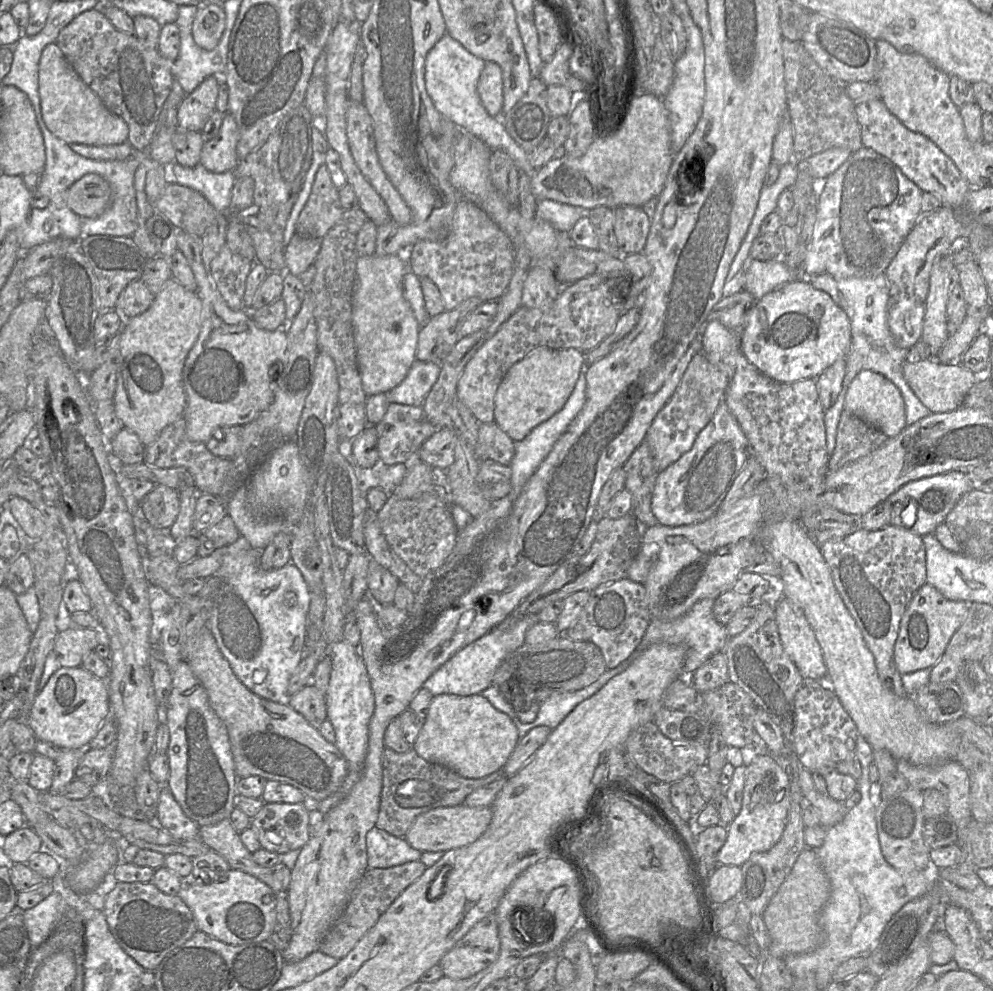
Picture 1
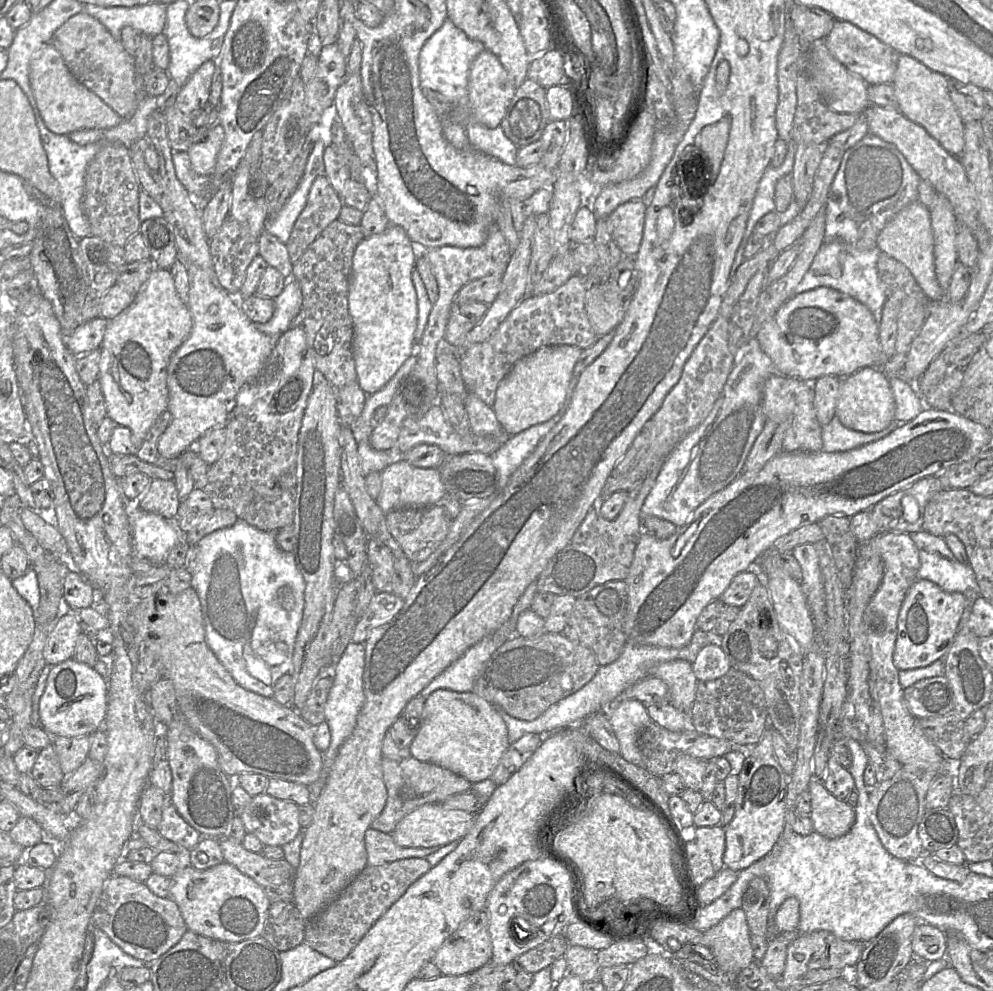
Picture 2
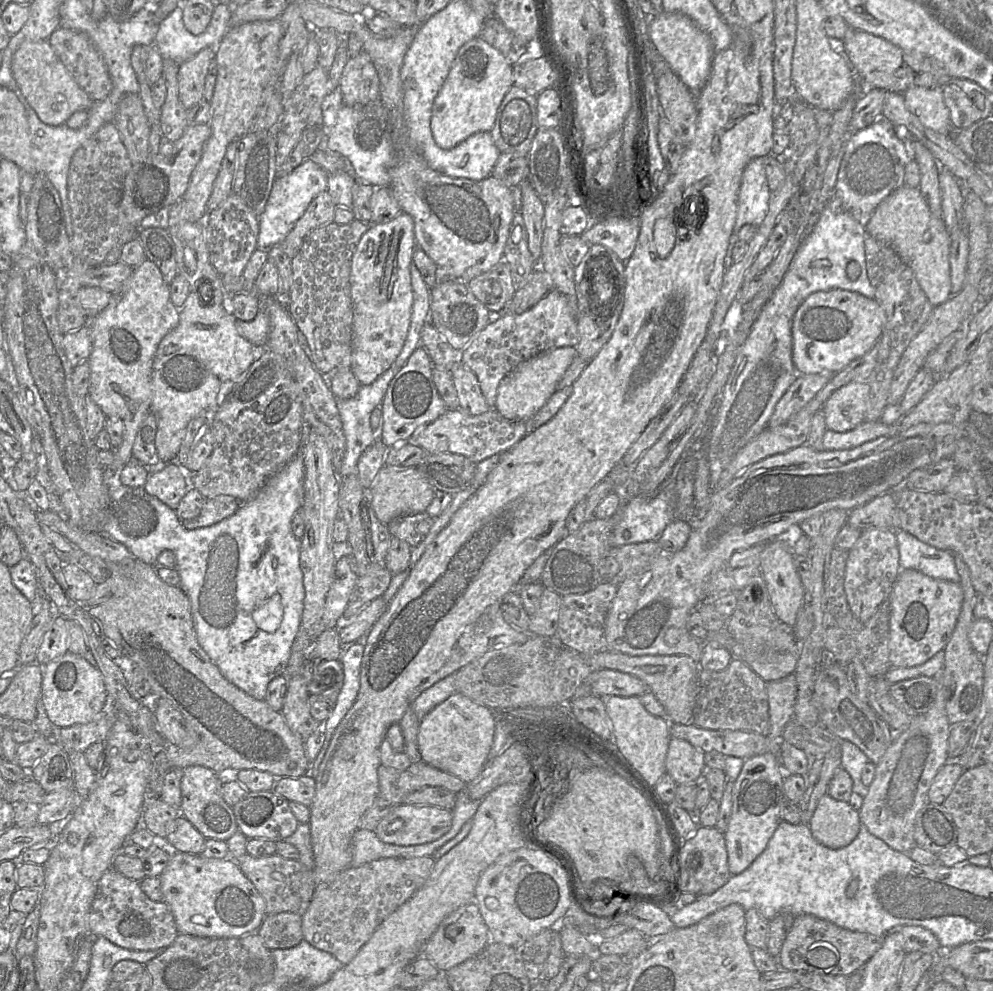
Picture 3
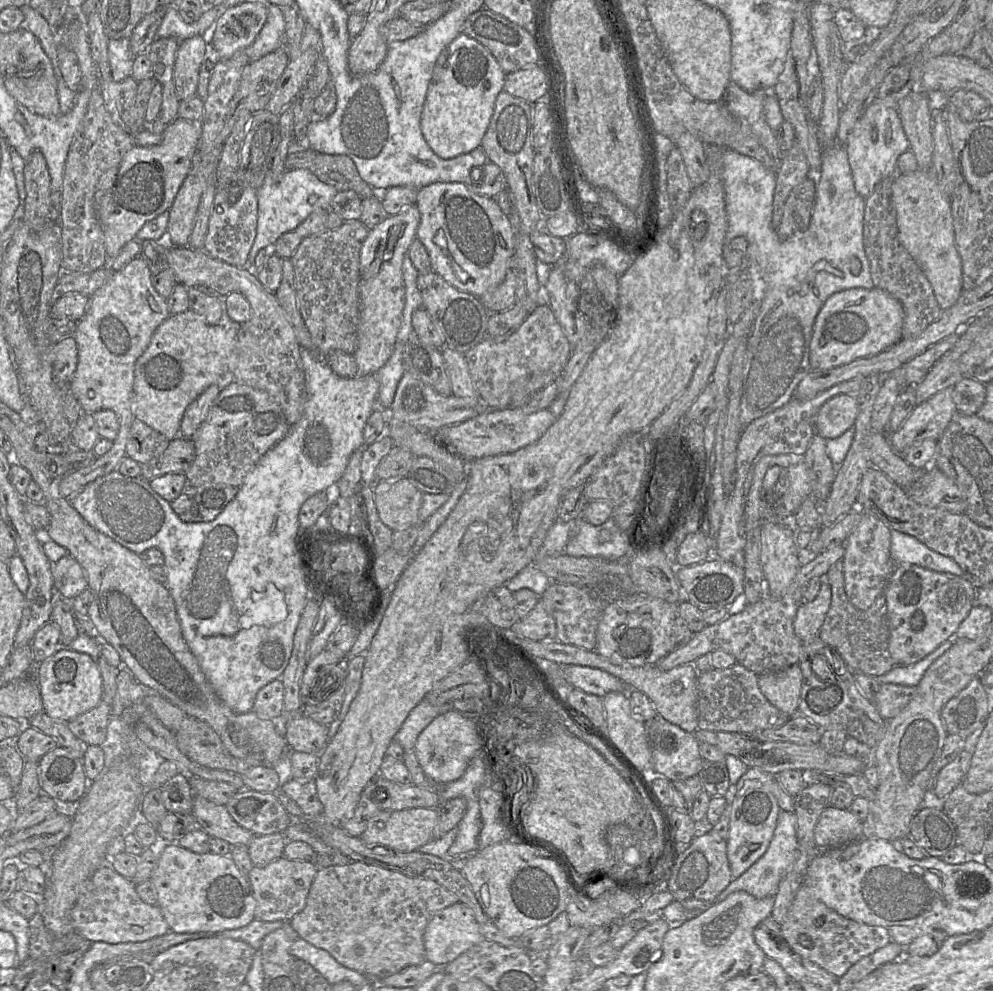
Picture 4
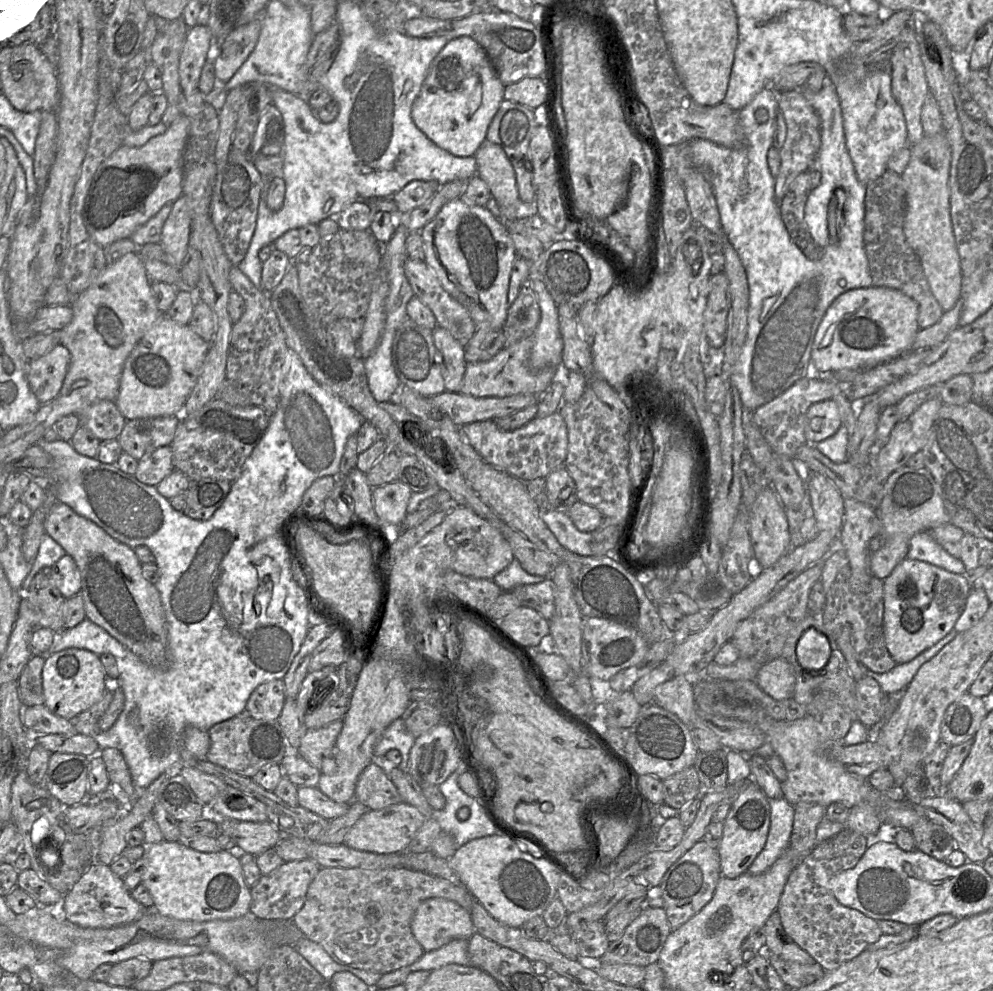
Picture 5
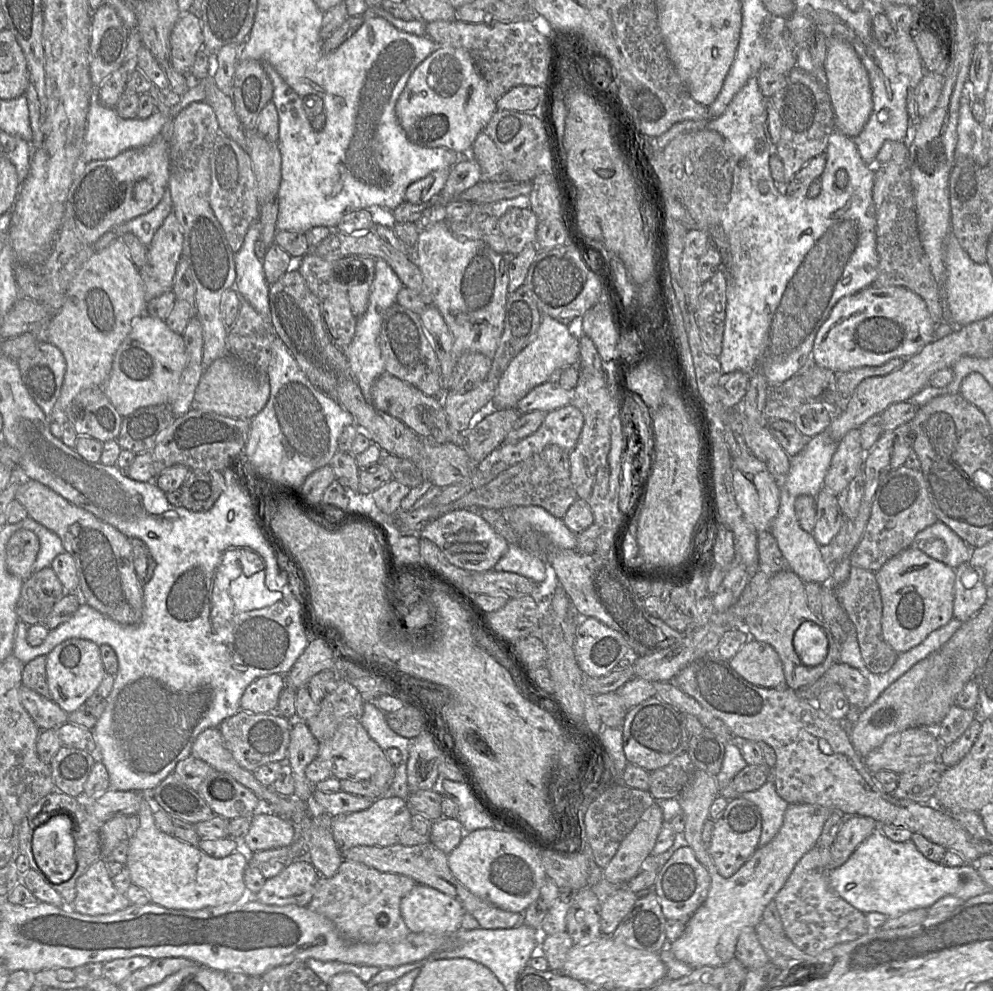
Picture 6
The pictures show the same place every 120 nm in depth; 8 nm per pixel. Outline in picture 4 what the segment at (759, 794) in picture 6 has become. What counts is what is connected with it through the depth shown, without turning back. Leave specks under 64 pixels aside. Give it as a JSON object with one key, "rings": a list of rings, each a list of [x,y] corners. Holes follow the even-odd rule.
{"rings":[[[780,810],[773,836],[766,851],[739,877],[732,878],[728,886],[715,897],[710,906],[724,900],[736,891],[745,891],[758,899],[775,897],[780,881],[791,869],[797,857],[796,824],[797,818],[794,812]]]}

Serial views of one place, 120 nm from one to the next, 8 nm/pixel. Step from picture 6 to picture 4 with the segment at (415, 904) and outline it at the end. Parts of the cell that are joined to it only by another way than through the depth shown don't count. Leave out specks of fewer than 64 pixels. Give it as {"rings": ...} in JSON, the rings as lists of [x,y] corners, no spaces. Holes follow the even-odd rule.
{"rings":[[[458,902],[436,913],[424,932],[425,959],[445,966],[485,939],[473,911]]]}

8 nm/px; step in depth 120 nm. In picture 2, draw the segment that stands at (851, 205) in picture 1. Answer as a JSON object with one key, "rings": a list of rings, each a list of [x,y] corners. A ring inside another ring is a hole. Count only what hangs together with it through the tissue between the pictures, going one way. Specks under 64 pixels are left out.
{"rings":[[[868,133],[854,146],[847,149],[835,174],[825,204],[825,242],[842,240],[863,251],[877,248],[877,238],[885,225],[903,208],[918,200],[920,176],[903,154],[891,143]]]}

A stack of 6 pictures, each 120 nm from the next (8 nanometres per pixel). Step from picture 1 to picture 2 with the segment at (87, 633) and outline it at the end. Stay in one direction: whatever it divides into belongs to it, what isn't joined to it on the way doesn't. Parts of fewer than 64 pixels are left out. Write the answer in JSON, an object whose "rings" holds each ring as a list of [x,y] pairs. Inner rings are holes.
{"rings":[[[64,606],[57,617],[54,629],[49,634],[43,649],[47,664],[55,665],[73,658],[76,641],[83,629],[74,612]]]}

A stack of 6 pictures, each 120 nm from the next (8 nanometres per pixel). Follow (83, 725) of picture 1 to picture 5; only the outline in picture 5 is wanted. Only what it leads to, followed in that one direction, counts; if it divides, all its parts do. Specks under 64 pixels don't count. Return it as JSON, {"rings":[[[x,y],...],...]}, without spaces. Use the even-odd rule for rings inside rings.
{"rings":[[[68,648],[45,659],[42,687],[44,705],[53,714],[71,720],[102,699],[108,689],[108,677],[97,654],[85,649]]]}

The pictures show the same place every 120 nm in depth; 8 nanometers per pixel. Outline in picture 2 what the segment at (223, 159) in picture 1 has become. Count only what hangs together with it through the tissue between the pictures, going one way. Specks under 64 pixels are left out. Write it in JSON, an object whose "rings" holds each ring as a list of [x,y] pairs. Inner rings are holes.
{"rings":[[[218,123],[207,131],[197,132],[195,142],[187,154],[193,170],[199,175],[214,175],[217,155],[225,138],[223,126]]]}

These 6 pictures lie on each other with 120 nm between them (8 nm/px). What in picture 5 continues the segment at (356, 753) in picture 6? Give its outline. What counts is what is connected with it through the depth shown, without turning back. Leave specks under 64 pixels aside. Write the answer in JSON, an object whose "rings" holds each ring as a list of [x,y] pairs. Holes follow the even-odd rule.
{"rings":[[[336,720],[318,729],[308,729],[298,749],[292,751],[297,751],[321,774],[333,774],[337,770],[333,748],[342,727],[343,720]]]}

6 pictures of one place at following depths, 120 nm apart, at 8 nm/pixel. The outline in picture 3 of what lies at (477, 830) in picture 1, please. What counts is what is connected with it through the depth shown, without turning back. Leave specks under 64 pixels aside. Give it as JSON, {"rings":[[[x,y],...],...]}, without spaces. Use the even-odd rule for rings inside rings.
{"rings":[[[400,804],[378,823],[374,832],[384,843],[399,846],[435,841],[451,827],[452,811],[430,805]]]}

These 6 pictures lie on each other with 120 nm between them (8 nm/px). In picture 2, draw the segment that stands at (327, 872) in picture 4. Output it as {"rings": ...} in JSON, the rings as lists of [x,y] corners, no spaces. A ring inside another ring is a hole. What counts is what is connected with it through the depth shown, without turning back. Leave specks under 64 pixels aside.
{"rings":[[[415,857],[378,866],[367,865],[331,904],[306,923],[304,943],[335,962],[341,962],[372,925],[431,867],[426,858]]]}

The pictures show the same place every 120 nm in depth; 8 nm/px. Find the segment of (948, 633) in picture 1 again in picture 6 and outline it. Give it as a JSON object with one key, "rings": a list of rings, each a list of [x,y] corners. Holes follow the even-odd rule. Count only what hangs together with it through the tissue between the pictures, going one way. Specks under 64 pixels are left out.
{"rings":[[[913,547],[905,549],[886,562],[875,575],[882,599],[882,637],[897,654],[919,645],[930,633],[945,626],[953,618],[955,569],[921,550]]]}

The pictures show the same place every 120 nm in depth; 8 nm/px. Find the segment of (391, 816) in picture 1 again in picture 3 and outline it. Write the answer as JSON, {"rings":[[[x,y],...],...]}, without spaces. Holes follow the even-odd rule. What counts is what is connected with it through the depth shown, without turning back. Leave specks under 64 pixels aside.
{"rings":[[[422,760],[419,762],[411,763],[410,766],[404,771],[399,771],[380,764],[378,767],[378,783],[378,794],[373,804],[361,816],[359,829],[374,831],[379,821],[393,808],[400,804],[404,804],[406,797],[414,791],[424,787],[440,787],[457,793],[461,791],[466,784],[460,778],[439,770]]]}

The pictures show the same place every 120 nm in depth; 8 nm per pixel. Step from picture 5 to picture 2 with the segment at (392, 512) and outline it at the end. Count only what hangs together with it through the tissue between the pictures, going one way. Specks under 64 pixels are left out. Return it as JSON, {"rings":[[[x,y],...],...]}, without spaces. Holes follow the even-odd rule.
{"rings":[[[401,459],[381,472],[381,490],[376,503],[386,514],[397,508],[432,505],[441,500],[444,495],[445,488],[438,469],[413,466]]]}

